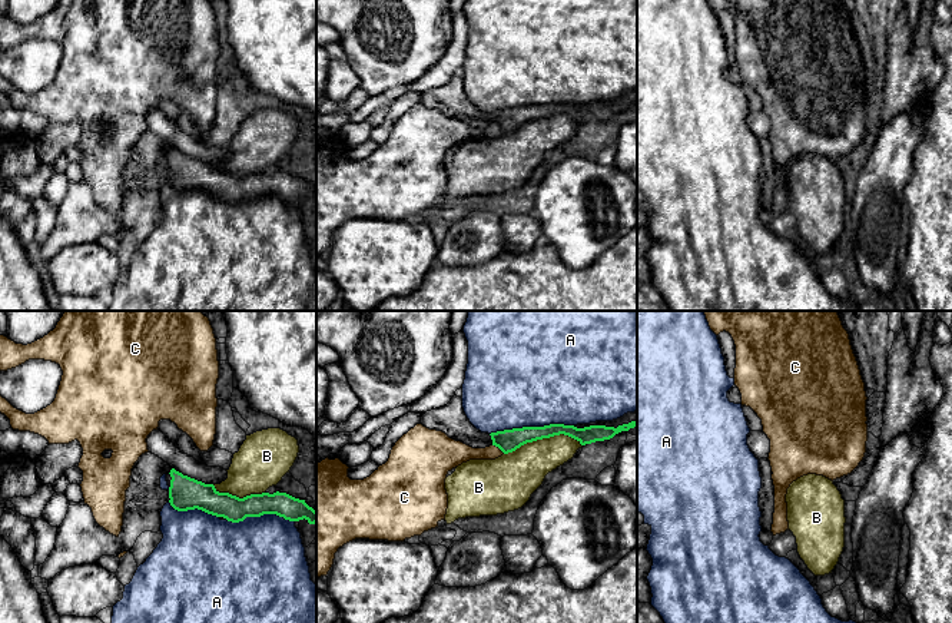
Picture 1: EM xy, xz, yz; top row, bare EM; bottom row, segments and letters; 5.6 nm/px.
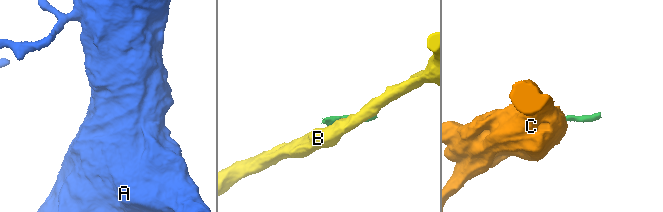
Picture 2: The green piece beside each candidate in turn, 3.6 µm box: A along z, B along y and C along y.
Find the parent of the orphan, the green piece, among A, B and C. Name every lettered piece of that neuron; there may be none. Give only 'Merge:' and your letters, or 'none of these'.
Merge: none of these

